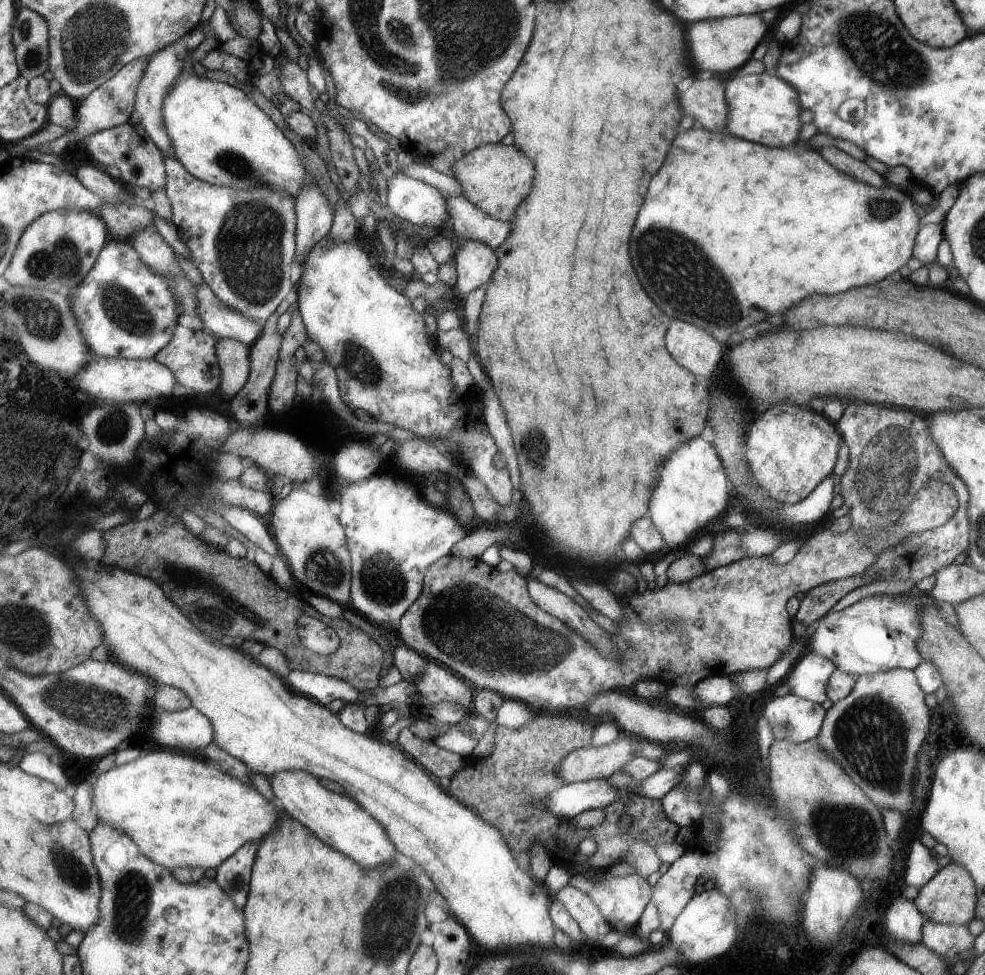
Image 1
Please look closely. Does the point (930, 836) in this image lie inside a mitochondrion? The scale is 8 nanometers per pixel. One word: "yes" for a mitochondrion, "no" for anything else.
no

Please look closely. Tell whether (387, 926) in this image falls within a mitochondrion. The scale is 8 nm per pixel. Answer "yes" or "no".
yes

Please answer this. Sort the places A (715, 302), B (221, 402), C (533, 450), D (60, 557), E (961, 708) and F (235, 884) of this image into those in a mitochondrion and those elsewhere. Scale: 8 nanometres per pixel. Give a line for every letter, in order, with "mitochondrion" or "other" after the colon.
A: mitochondrion
B: other
C: mitochondrion
D: other
E: other
F: mitochondrion

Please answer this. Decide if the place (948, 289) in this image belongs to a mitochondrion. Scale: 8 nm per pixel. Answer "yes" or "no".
no

